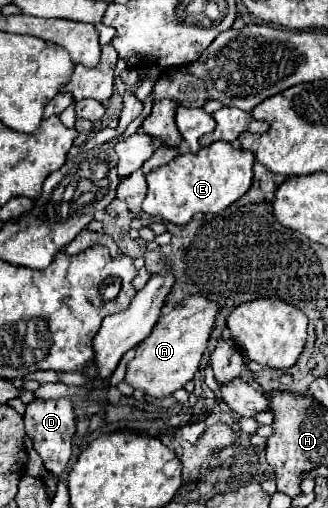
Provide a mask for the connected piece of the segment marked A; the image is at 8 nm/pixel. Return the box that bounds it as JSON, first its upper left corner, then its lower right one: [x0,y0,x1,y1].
[125,296,221,398]

